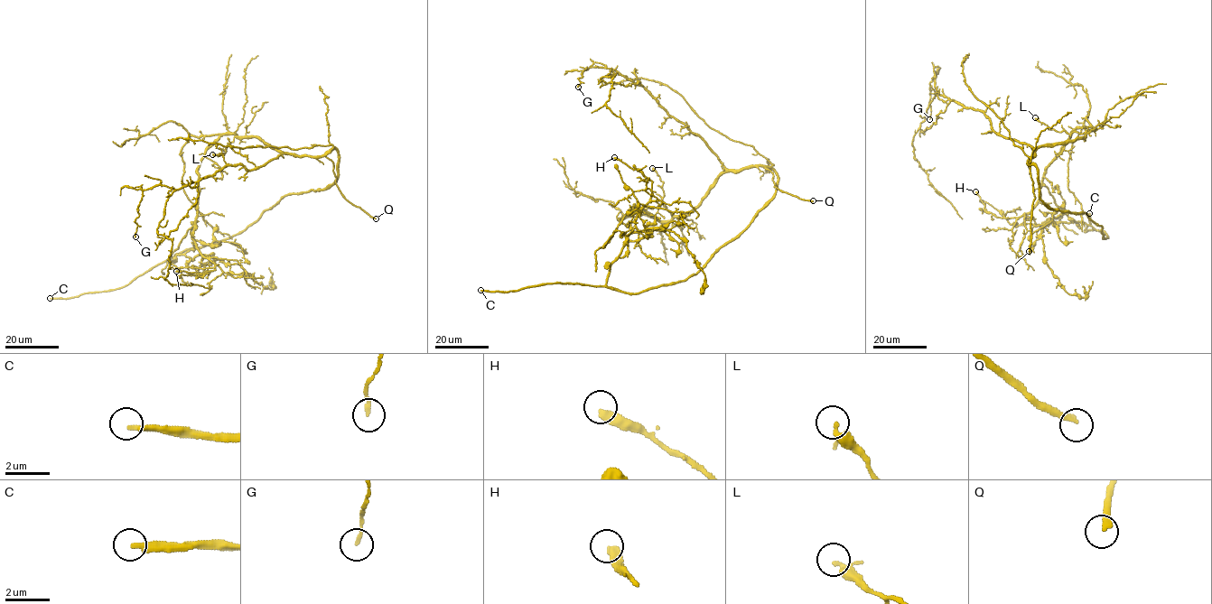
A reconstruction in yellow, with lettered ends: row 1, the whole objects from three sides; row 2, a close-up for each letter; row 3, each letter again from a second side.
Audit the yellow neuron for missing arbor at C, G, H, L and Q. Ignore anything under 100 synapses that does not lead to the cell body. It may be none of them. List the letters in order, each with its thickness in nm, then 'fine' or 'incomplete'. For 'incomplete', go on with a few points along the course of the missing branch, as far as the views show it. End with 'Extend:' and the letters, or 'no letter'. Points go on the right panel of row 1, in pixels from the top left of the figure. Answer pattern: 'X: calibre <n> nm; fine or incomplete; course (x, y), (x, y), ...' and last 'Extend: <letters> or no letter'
C: calibre 280 nm; incomplete; course (1089, 213), (1101, 162), (1085, 138), (1056, 122), (1056, 113), (1067, 104), (1097, 116), (1104, 143)
G: calibre 160 nm; fine
H: calibre 400 nm; fine
L: calibre 260 nm; fine
Q: calibre 260 nm; incomplete; course (1029, 251), (1032, 264), (1028, 272), (1002, 277), (1002, 280)
Extend: C, Q

